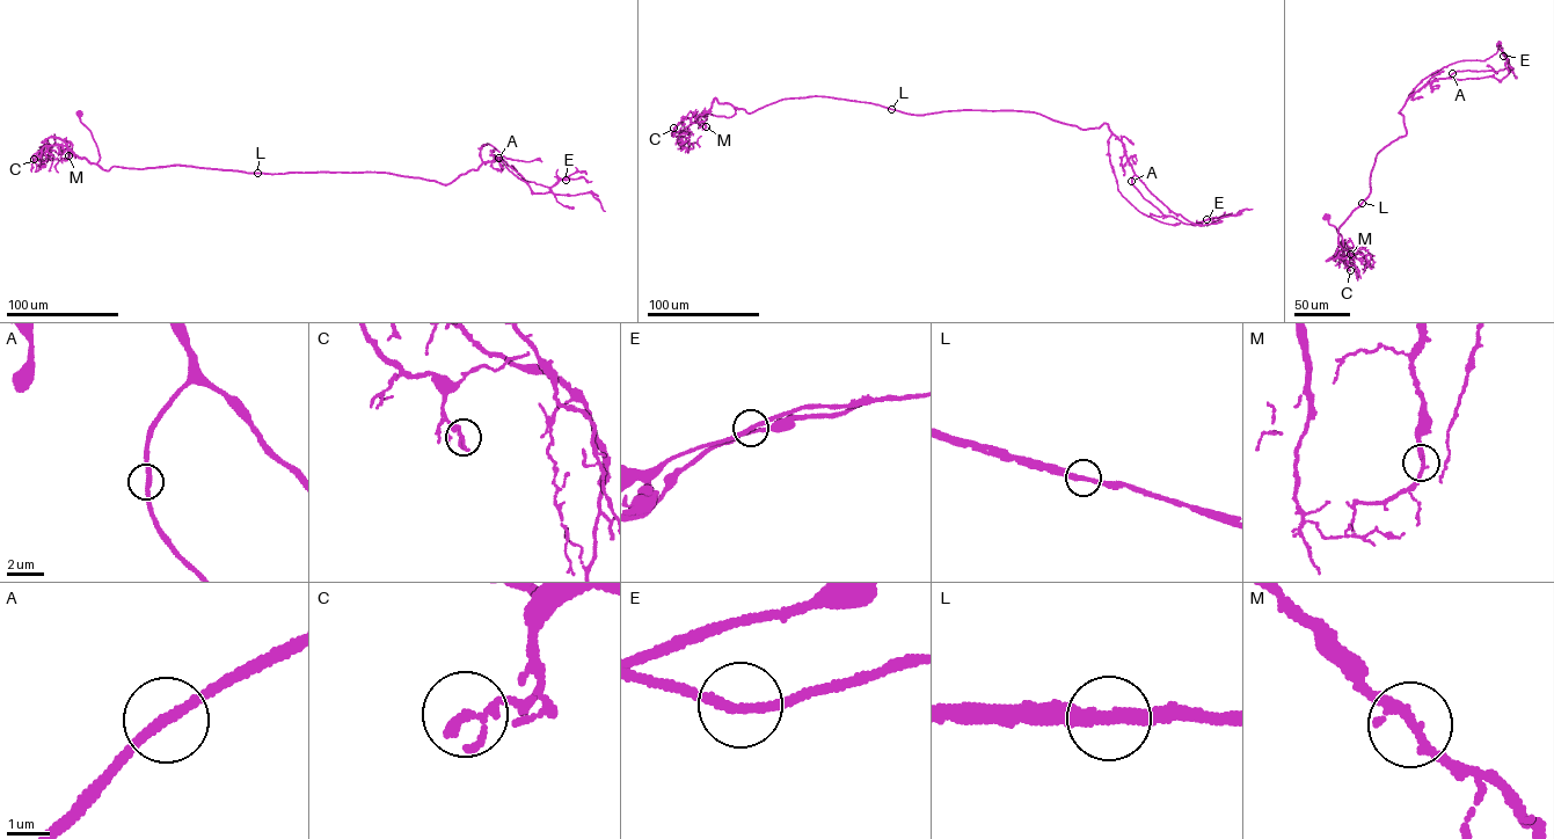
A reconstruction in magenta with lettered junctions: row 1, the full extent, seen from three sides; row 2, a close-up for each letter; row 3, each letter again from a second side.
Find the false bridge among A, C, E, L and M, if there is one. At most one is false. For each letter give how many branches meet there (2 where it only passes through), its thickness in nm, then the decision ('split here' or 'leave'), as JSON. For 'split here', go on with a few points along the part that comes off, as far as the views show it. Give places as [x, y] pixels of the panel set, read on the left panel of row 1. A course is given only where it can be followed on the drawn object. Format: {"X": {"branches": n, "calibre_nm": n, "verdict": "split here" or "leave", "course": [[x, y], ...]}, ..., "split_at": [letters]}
{"A": {"branches": 2, "calibre_nm": 240, "verdict": "leave"}, "C": {"branches": 2, "calibre_nm": 190, "verdict": "leave"}, "E": {"branches": 2, "calibre_nm": 220, "verdict": "leave"}, "L": {"branches": 2, "calibre_nm": 240, "verdict": "leave"}, "M": {"branches": 2, "calibre_nm": 240, "verdict": "leave"}, "split_at": []}

